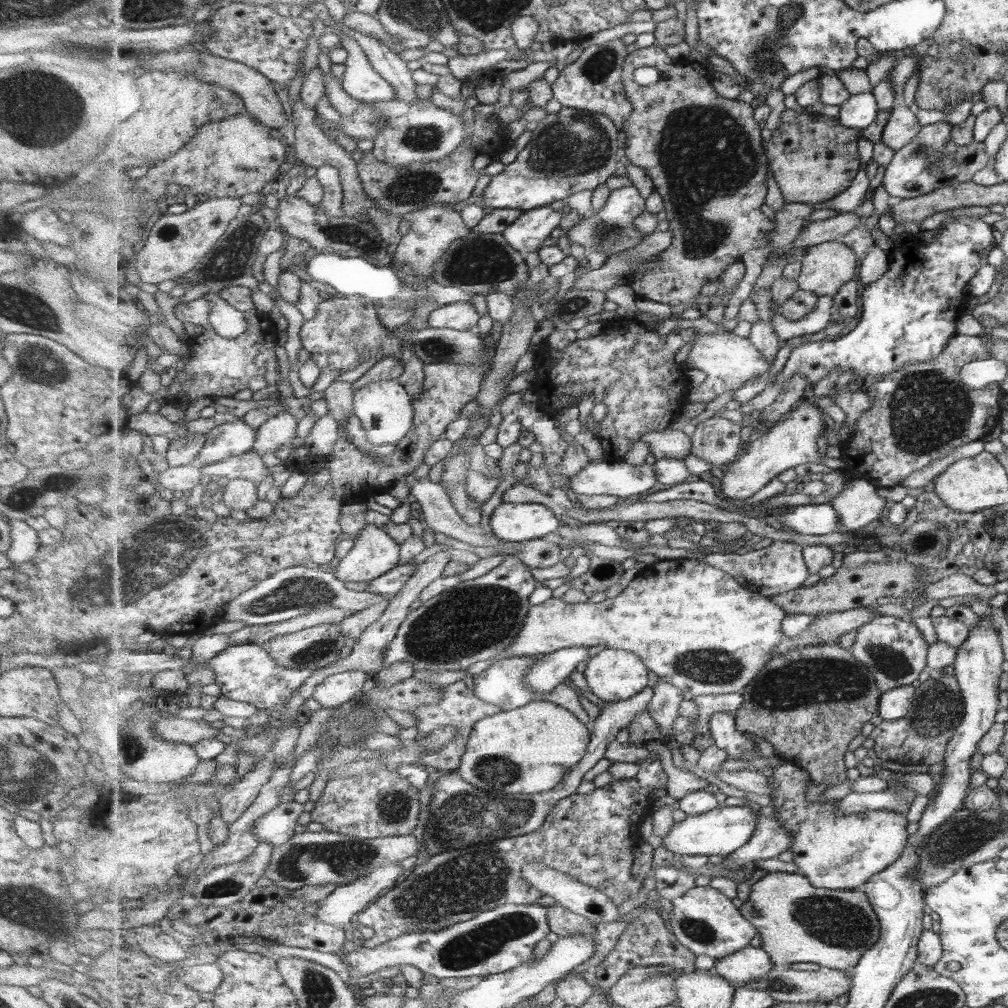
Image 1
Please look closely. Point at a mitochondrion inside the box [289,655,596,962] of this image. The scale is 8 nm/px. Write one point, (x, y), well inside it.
(463, 883)

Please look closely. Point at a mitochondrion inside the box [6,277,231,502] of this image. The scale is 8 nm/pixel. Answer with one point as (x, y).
(39, 365)

